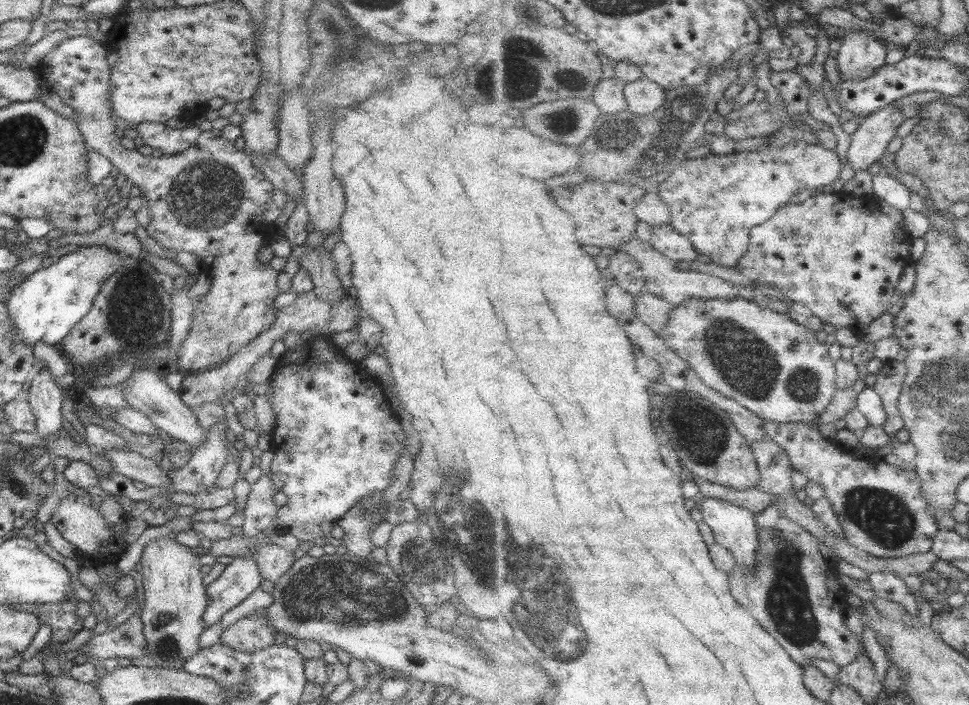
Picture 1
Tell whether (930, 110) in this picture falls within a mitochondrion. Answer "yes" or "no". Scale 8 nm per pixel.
yes

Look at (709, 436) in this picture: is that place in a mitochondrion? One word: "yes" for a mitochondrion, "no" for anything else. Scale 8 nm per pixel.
yes

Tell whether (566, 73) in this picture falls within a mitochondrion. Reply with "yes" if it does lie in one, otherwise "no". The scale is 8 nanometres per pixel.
yes

